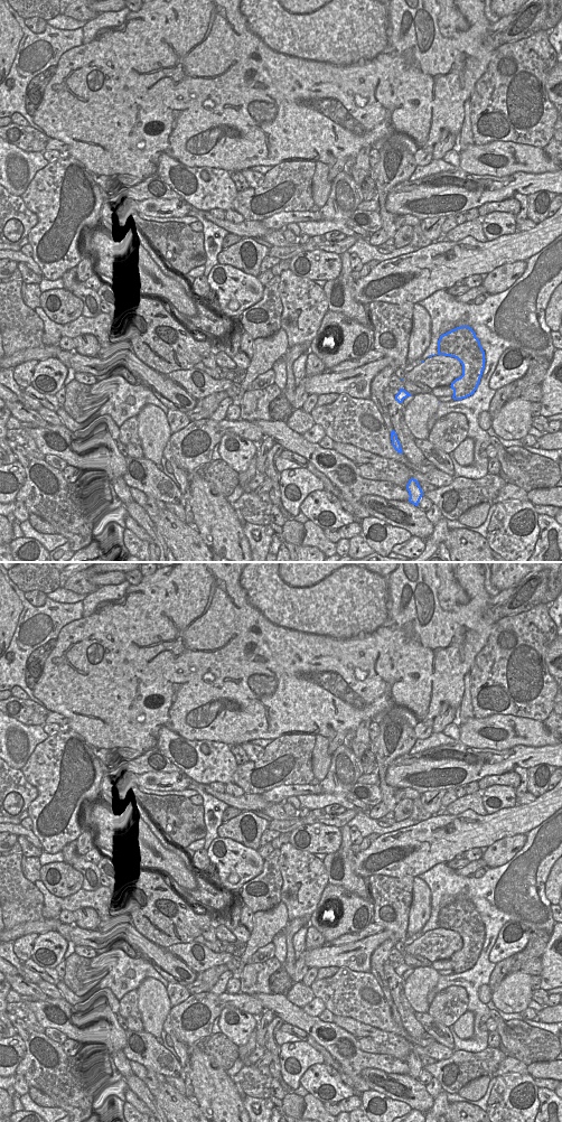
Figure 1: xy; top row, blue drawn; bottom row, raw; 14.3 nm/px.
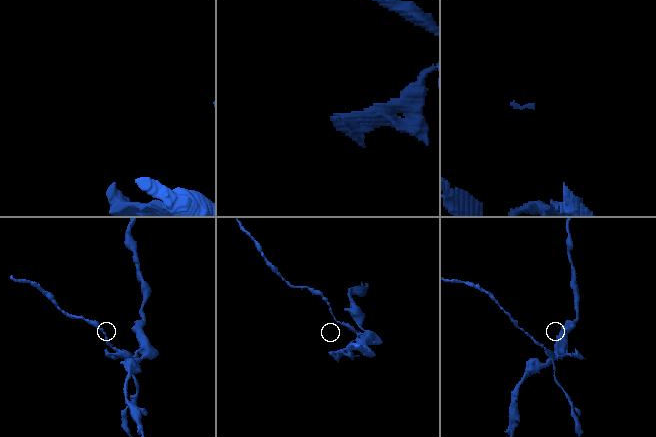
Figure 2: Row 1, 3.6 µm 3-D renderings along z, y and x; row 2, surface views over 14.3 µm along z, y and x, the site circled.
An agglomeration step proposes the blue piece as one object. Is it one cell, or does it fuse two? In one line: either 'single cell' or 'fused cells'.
fused cells

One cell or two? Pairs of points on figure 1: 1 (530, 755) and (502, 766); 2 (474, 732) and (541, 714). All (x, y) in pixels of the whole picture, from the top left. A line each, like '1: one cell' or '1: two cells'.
1: one cell
2: two cells

